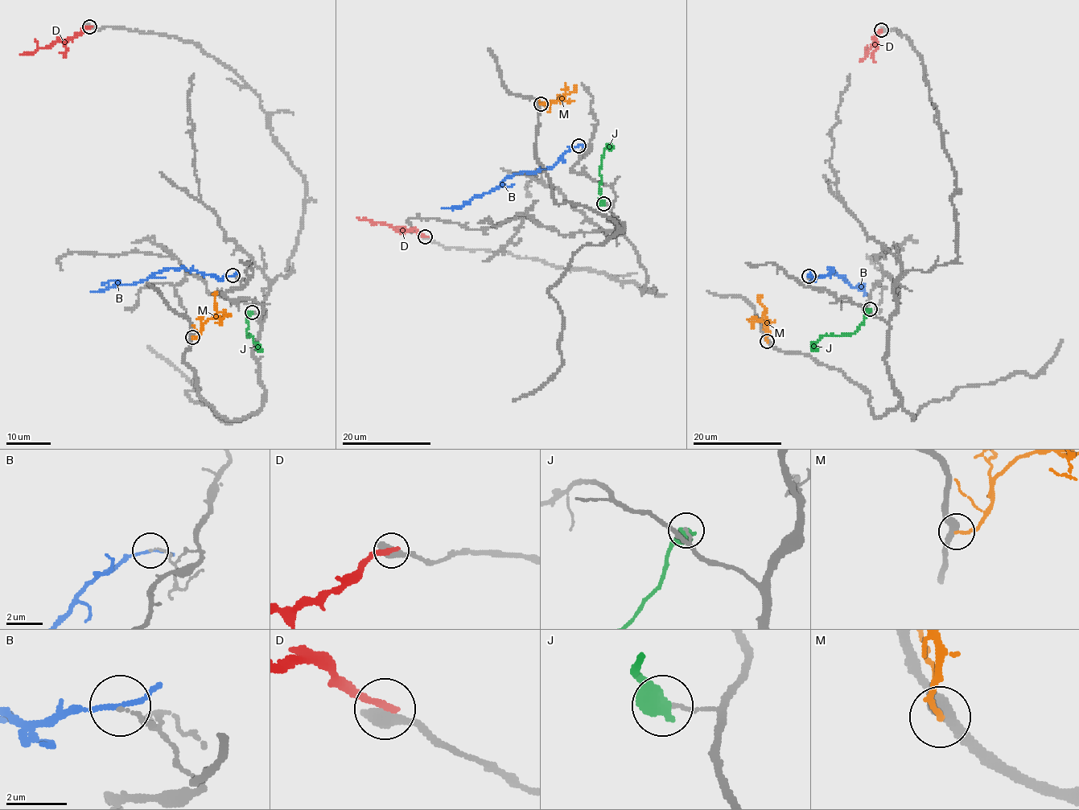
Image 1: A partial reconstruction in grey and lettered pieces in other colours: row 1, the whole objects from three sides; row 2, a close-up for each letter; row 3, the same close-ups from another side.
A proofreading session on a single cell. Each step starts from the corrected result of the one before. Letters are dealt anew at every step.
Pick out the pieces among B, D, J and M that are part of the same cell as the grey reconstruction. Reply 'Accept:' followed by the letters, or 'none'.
Accept: none

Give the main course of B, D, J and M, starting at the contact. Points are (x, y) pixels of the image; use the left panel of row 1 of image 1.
B: (232, 275), (220, 277), (185, 269), (167, 267), (139, 281), (116, 284), (105, 289), (91, 292)
D: (88, 26), (79, 33), (55, 40), (50, 46), (19, 55)
J: (252, 312), (248, 318), (247, 336), (251, 335), (261, 352)
M: (192, 337), (199, 334), (201, 326), (216, 312), (212, 293)

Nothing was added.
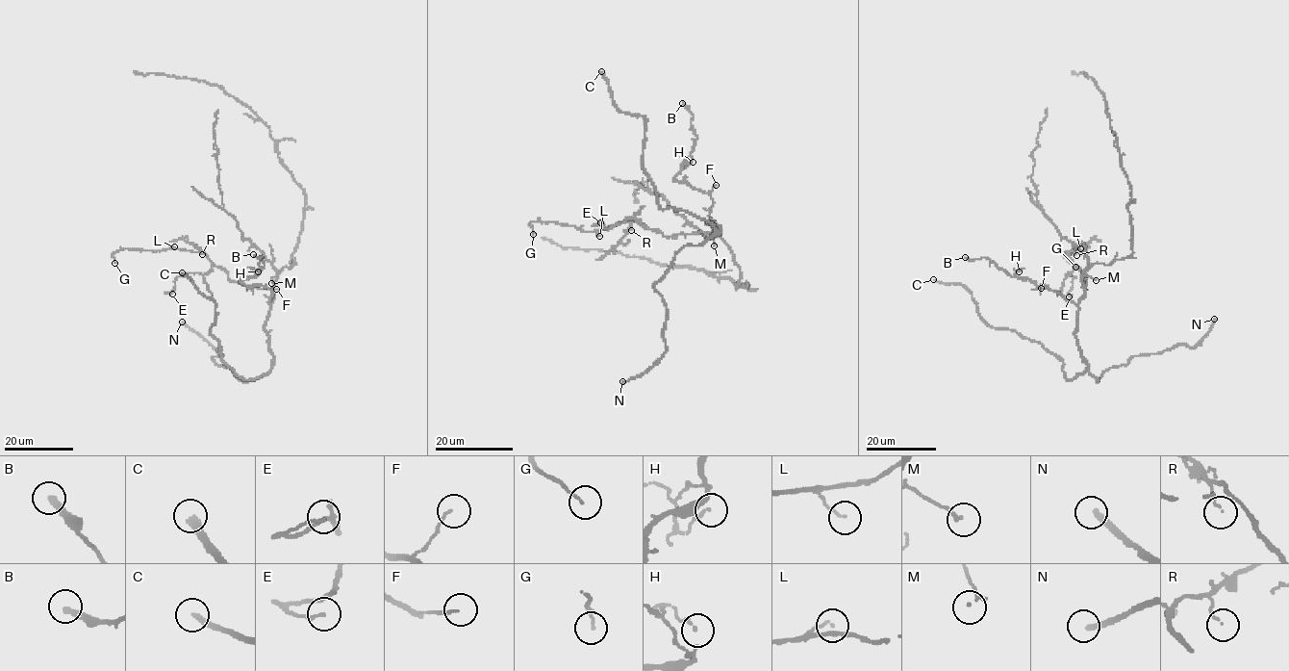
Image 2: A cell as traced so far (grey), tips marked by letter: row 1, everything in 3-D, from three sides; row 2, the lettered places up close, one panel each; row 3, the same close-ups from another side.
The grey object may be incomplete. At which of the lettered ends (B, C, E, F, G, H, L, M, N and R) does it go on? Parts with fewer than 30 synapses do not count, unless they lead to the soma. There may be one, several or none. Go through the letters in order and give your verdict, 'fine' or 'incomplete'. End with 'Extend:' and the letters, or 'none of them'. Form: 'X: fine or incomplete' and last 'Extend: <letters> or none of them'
B: fine
C: incomplete
E: fine
F: fine
G: fine
H: fine
L: fine
M: fine
N: incomplete
R: fine
Extend: C, N

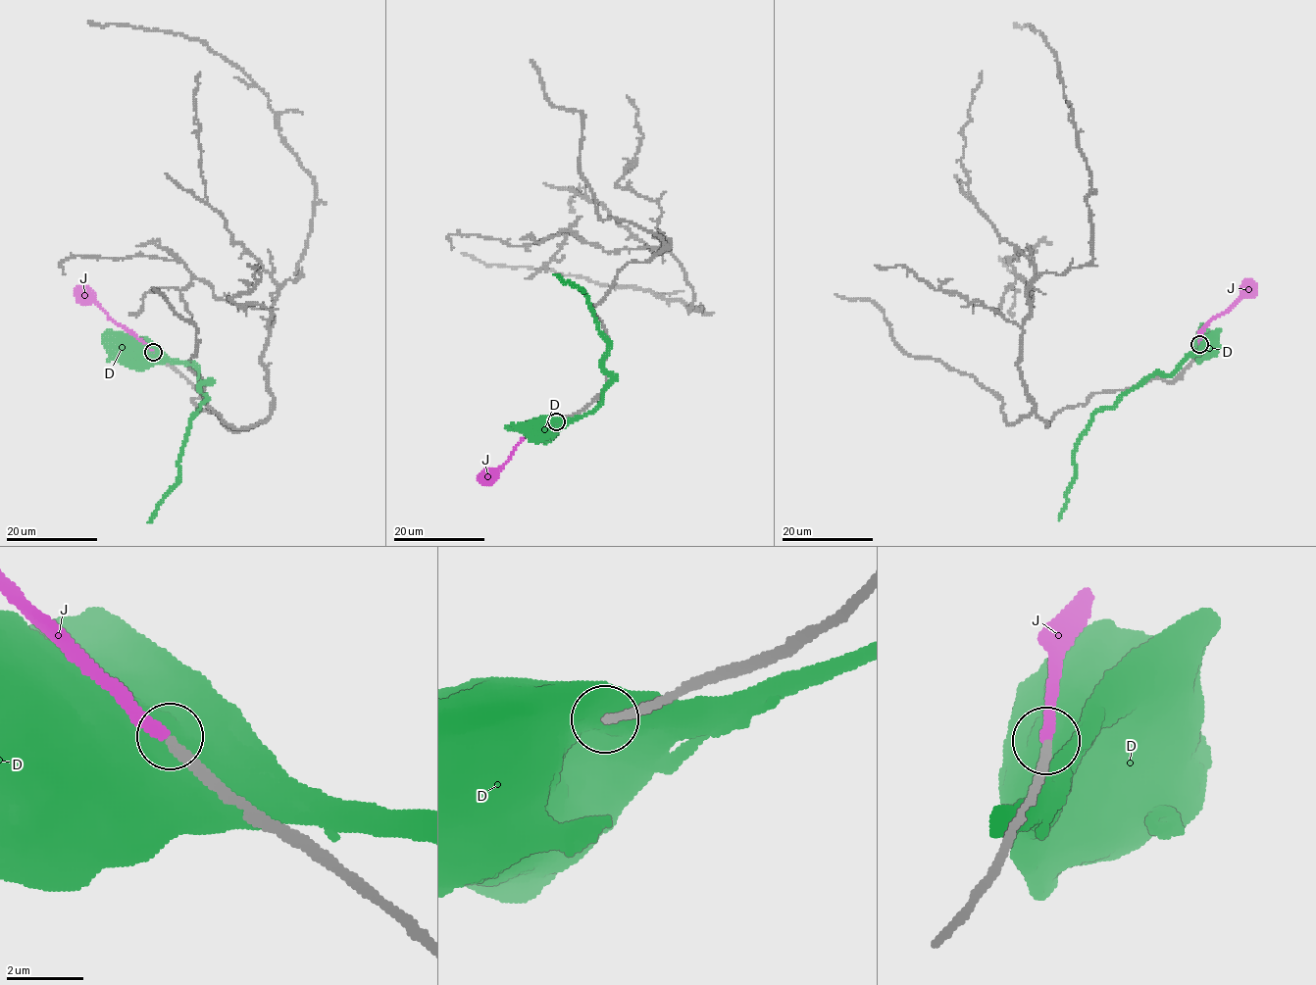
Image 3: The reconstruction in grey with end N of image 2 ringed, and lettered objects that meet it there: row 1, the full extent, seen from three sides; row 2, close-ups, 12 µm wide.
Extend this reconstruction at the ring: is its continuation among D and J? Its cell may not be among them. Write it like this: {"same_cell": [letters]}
{"same_cell": ["J"]}

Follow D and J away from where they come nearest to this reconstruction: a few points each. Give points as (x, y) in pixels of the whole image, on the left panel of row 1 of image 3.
D: (156, 356), (136, 345), (133, 347)
J: (153, 352), (87, 296)

